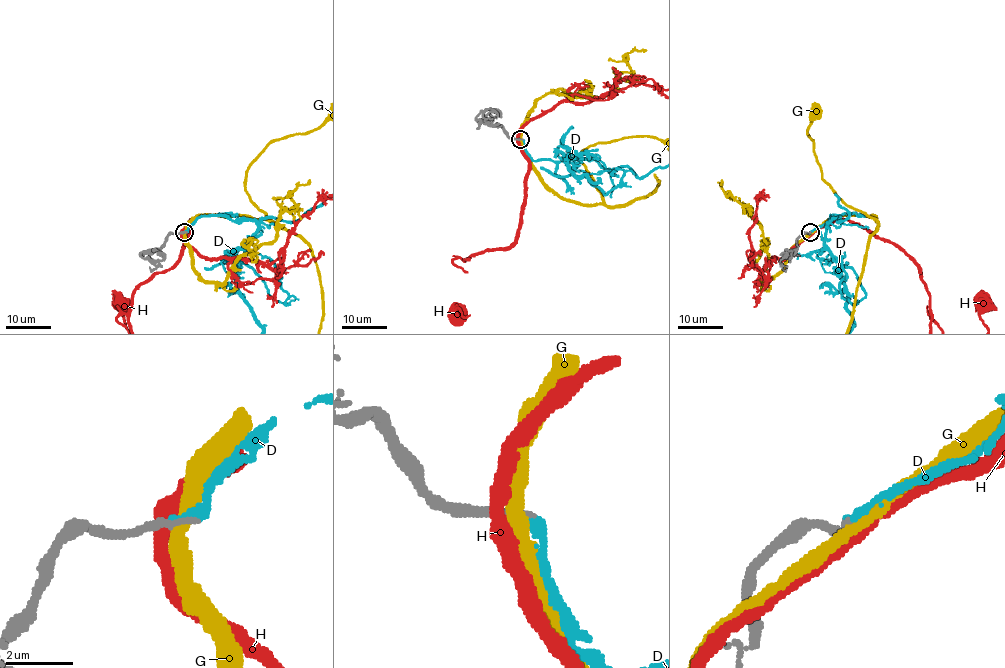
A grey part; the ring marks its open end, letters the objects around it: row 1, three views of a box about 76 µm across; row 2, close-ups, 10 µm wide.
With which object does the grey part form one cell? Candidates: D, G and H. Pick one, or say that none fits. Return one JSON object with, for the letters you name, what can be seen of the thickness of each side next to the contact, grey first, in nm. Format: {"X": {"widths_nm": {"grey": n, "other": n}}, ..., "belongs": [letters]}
{"D": {"widths_nm": {"grey": 300, "other": 300}}, "belongs": ["D"]}

